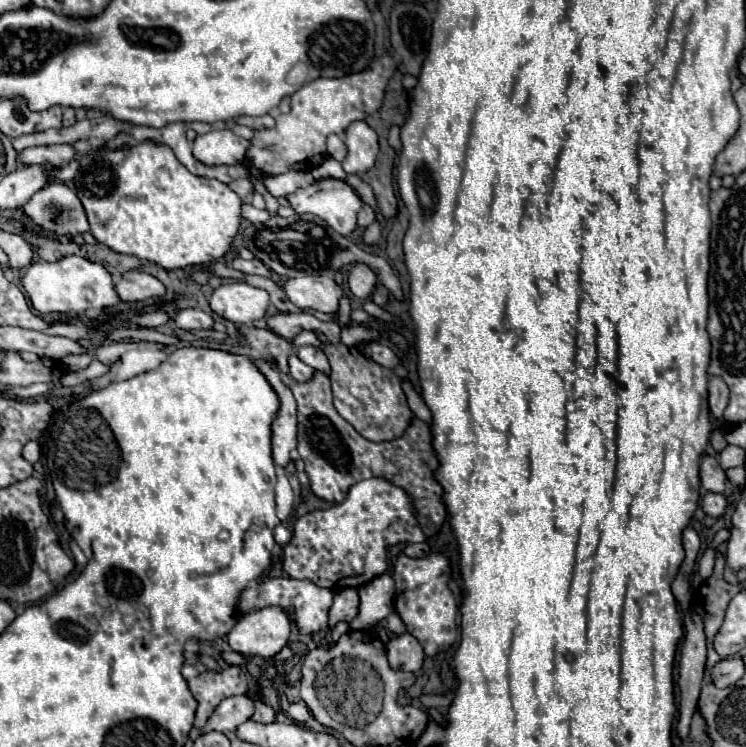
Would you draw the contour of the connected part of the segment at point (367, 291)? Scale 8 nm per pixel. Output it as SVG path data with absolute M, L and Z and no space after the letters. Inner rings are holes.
M355 264L349 272L349 290L357 296L357 298L369 298L375 290L375 282L377 276L373 274L373 270L367 264Z

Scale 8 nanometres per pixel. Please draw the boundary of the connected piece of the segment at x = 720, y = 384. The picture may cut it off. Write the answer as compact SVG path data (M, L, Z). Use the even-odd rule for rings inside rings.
M721 376L709 378L709 408L715 420L721 420L725 408L729 404L729 386Z

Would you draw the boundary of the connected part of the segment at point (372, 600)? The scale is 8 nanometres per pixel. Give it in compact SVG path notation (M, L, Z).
M389 574L373 578L369 584L359 588L361 606L357 618L349 624L353 630L373 630L383 618L393 612L395 582Z

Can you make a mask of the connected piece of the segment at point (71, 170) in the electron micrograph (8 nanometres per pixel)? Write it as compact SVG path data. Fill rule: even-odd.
M72 161L69 163L68 166L60 169L60 170L53 170L49 173L49 176L53 179L62 180L65 183L70 183L73 181L73 178L79 172L79 162Z

